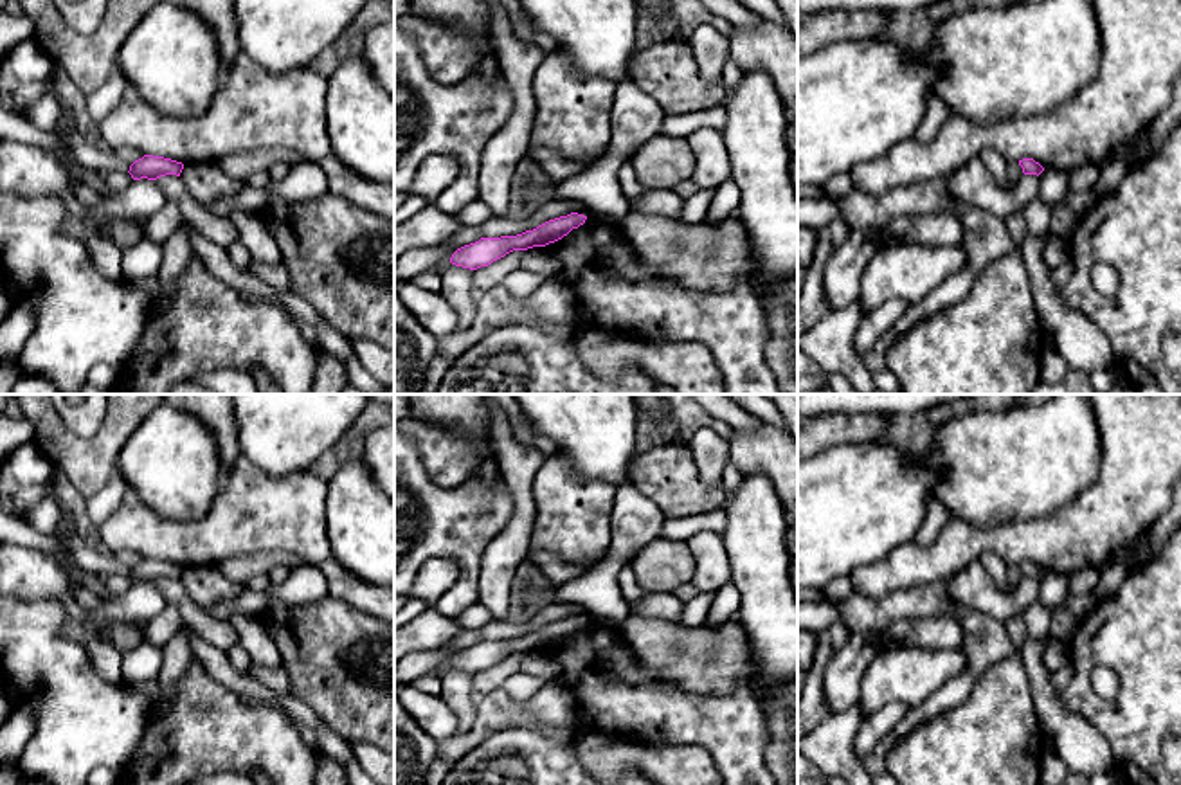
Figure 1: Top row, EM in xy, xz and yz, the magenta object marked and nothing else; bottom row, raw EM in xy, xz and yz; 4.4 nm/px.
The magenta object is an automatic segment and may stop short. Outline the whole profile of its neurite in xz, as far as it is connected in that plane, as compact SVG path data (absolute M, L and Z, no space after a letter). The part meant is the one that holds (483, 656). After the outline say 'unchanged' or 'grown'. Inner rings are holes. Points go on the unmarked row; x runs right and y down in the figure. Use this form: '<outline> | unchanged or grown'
M571 616L517 639L481 641L475 646L457 652L452 657L450 666L455 670L477 673L481 670L491 668L513 654L527 654L533 650L545 650L554 646L567 639L572 632L583 628L585 623L587 619Z | unchanged

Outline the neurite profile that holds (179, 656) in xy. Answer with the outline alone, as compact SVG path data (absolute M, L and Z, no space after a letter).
M184 628L176 634L169 643L164 645L164 663L162 670L157 675L160 690L166 695L171 695L176 688L180 677L187 672L191 663L194 661L194 654L189 646L189 636L193 634L191 628Z

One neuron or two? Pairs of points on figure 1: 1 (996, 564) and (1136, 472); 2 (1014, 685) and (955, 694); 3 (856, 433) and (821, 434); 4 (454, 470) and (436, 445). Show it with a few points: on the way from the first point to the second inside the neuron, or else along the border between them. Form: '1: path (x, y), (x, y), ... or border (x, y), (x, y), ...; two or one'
1: border (978, 557), (985, 551), (994, 551), (1009, 564); two
2: border (1000, 661), (980, 676), (958, 704), (935, 715); two
3: path (847, 433), (830, 433); one
4: path (449, 465), (449, 460), (440, 451); one

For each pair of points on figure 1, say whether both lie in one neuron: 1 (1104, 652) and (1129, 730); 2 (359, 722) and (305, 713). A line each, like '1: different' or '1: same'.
1: same
2: different

